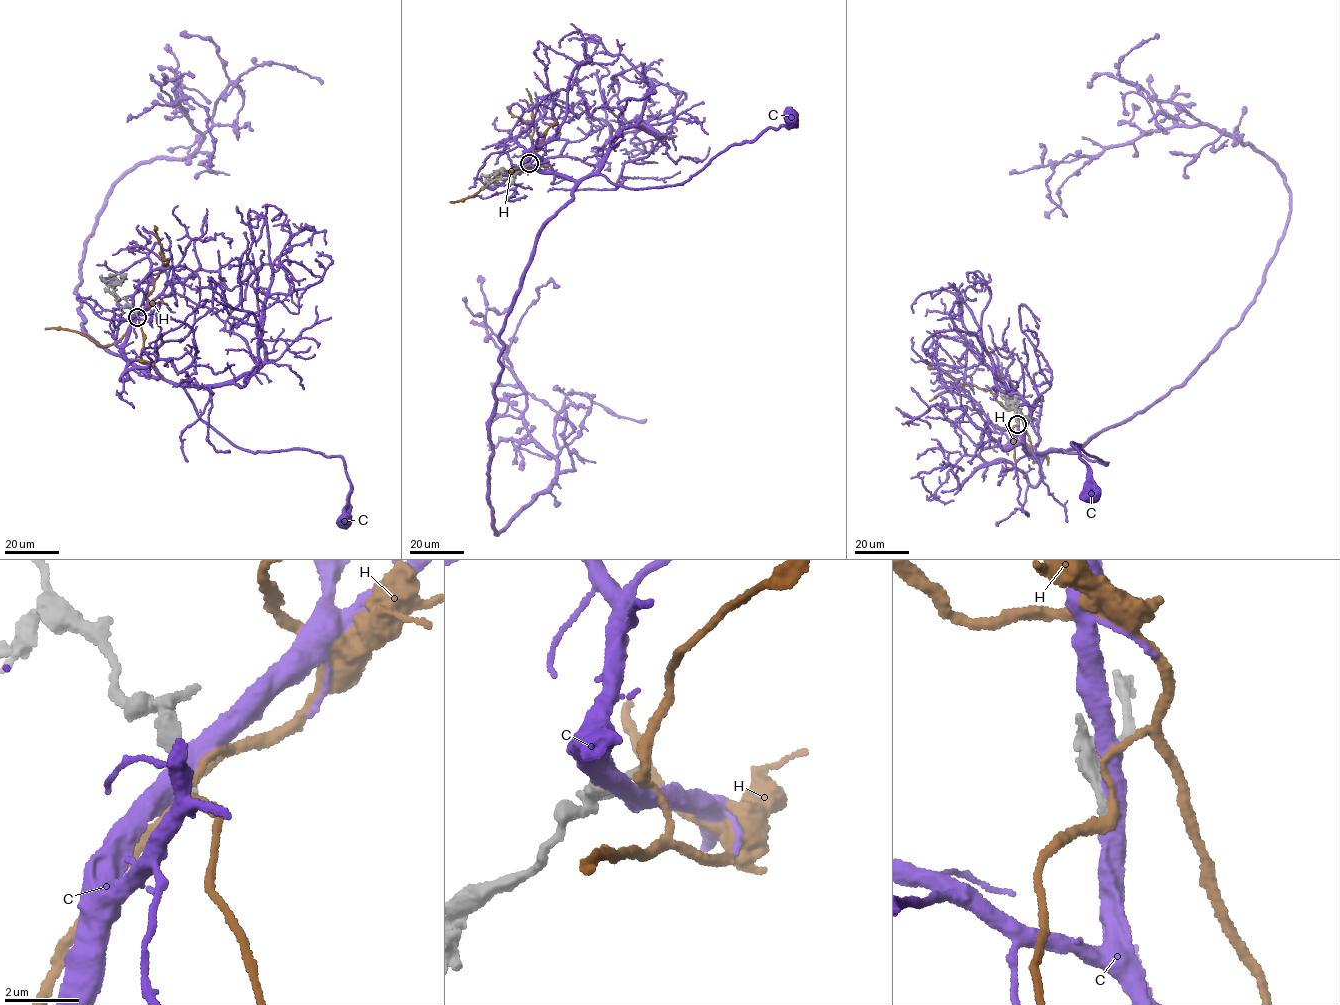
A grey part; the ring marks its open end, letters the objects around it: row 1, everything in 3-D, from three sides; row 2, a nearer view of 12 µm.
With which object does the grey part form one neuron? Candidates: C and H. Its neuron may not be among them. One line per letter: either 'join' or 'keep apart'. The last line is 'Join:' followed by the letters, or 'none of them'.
C: keep apart
H: keep apart
Join: none of them

